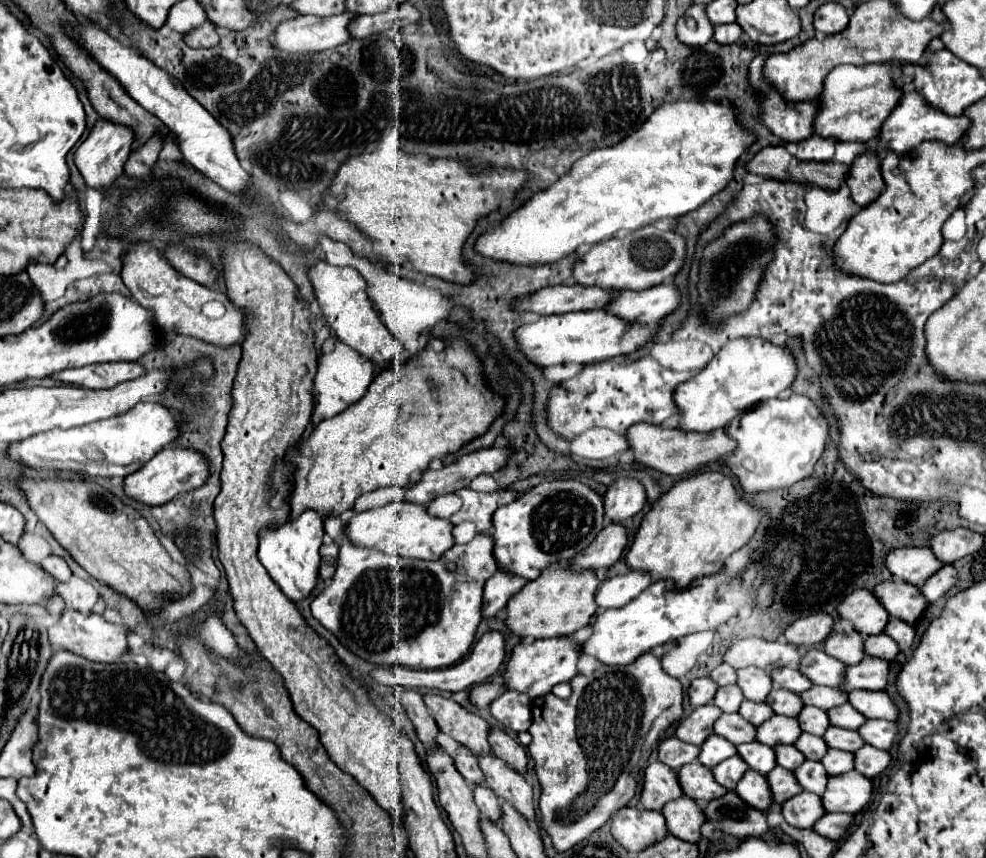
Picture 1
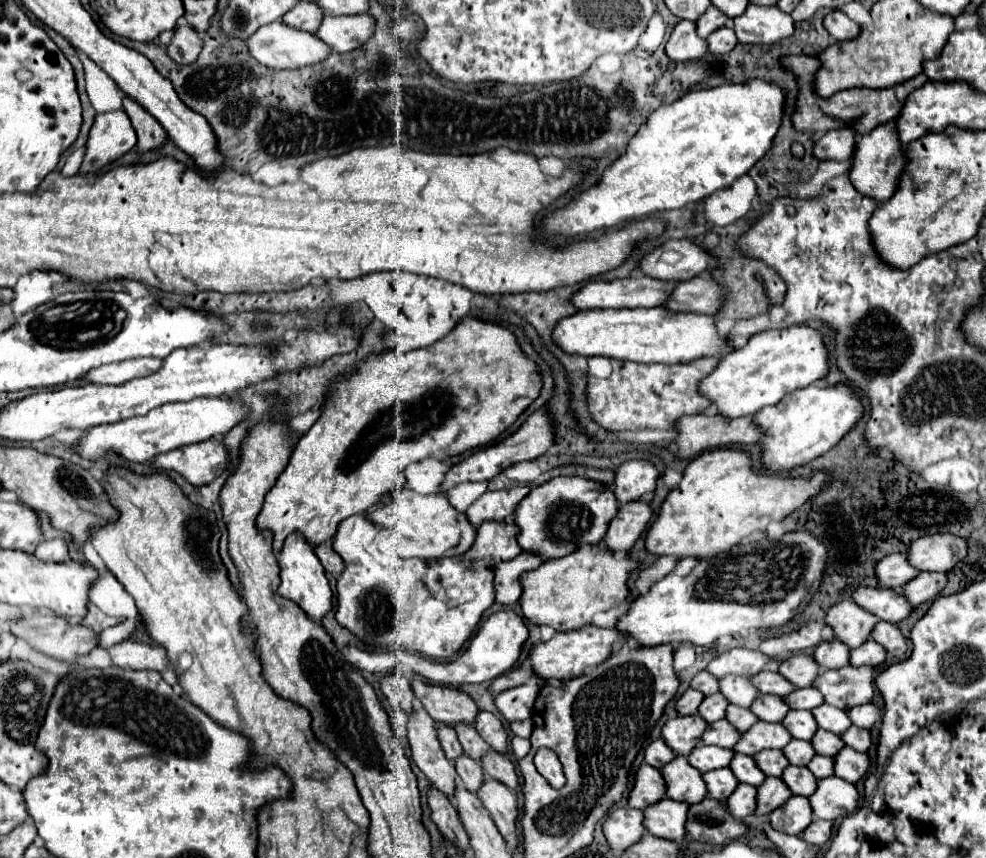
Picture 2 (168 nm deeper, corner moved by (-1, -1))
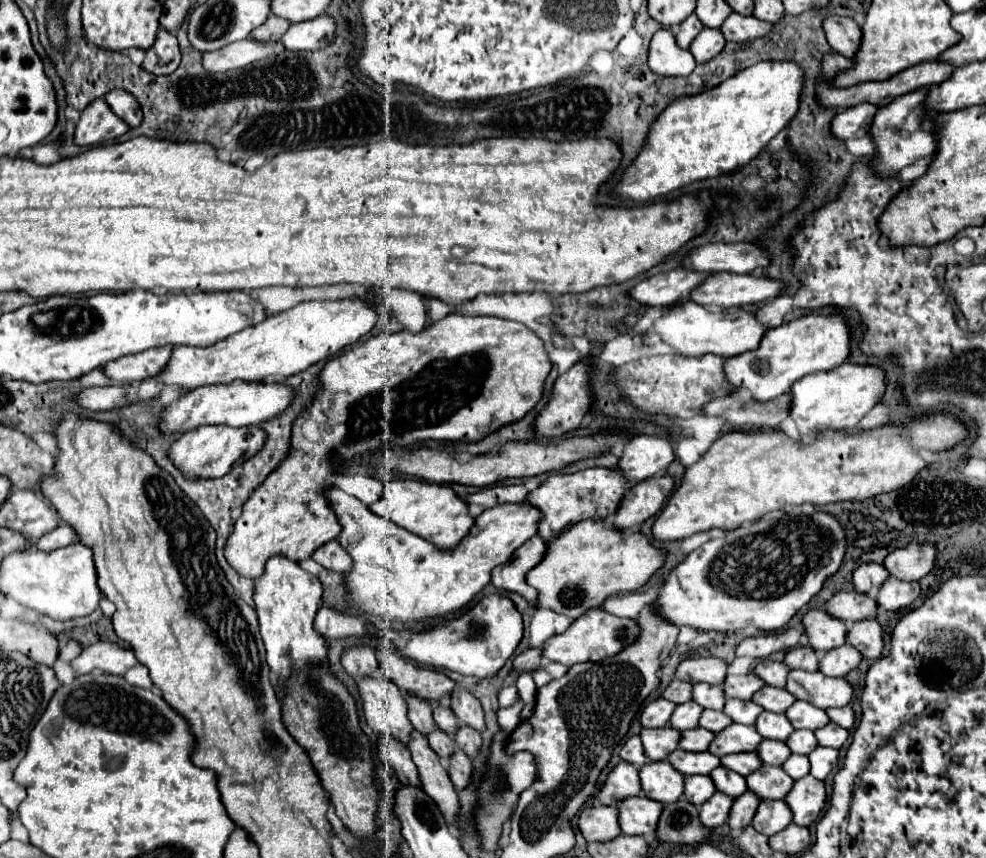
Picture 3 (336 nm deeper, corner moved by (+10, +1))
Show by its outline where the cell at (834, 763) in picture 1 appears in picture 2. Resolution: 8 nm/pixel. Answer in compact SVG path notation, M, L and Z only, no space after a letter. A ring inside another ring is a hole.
M814 756L812 762L808 764L810 772L816 776L816 778L828 778L834 774L834 758L828 758L828 756Z

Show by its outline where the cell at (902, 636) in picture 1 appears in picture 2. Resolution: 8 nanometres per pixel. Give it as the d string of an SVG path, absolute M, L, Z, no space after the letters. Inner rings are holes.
M878 622L876 628L872 630L872 638L884 646L894 658L902 660L906 650L908 650L908 642L906 638L902 636L900 628L896 624L888 624L888 622Z

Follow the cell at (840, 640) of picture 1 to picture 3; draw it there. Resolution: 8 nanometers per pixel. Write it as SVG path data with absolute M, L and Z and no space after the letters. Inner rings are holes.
M803 646L803 648L793 648L785 654L783 664L787 664L791 670L805 670L805 672L815 672L819 664L819 656L813 652L813 648Z

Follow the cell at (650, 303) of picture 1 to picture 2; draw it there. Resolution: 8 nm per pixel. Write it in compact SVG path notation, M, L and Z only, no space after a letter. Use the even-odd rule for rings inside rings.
M690 278L676 282L666 304L670 312L684 314L714 314L722 306L722 290L710 278Z

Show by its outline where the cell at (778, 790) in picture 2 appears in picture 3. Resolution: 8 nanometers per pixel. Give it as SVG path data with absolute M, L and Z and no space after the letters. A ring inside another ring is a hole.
M749 790L745 794L741 794L737 800L733 800L733 806L729 810L729 828L731 830L743 830L751 824L753 816L755 816L755 810L757 810L757 796L753 796Z

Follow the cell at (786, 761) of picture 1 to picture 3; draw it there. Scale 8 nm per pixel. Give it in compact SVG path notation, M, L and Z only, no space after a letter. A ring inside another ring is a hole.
M743 752L743 754L731 754L731 756L723 756L721 758L721 766L727 770L733 770L741 776L749 776L751 772L755 772L761 766L761 760L755 752Z

